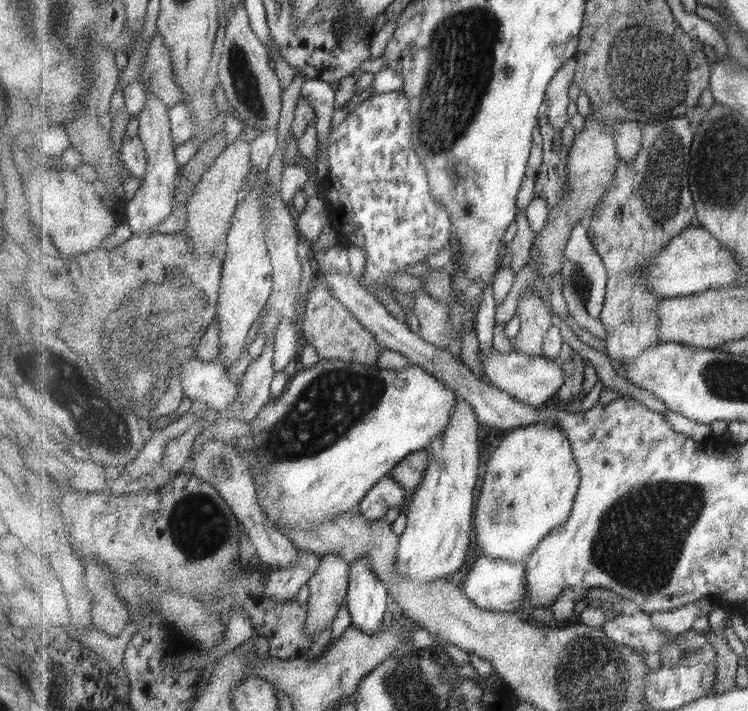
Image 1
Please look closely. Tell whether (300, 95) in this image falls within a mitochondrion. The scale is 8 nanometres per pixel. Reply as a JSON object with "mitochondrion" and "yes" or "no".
{"mitochondrion":"no"}

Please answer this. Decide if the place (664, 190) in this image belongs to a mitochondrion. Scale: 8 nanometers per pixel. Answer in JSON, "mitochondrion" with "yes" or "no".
{"mitochondrion":"yes"}

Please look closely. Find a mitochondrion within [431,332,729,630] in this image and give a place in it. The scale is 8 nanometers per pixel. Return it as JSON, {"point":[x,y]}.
{"point":[640,539]}

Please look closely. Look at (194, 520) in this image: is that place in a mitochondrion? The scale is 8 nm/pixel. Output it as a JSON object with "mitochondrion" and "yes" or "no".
{"mitochondrion":"yes"}

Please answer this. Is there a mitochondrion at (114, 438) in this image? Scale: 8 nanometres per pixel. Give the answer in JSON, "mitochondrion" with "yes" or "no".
{"mitochondrion":"yes"}

